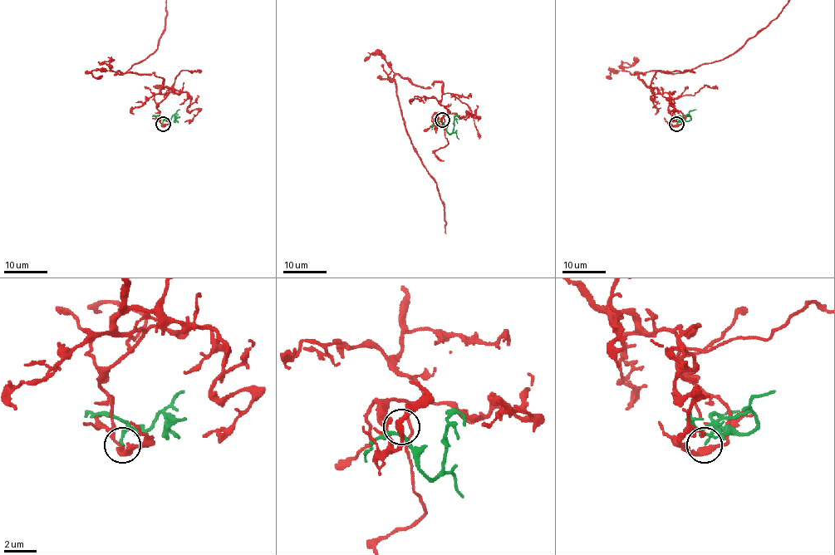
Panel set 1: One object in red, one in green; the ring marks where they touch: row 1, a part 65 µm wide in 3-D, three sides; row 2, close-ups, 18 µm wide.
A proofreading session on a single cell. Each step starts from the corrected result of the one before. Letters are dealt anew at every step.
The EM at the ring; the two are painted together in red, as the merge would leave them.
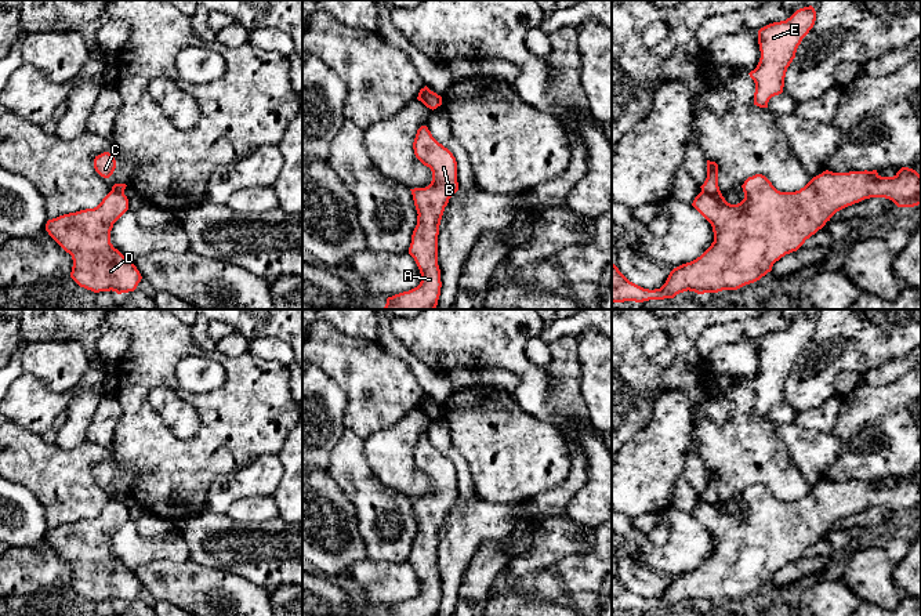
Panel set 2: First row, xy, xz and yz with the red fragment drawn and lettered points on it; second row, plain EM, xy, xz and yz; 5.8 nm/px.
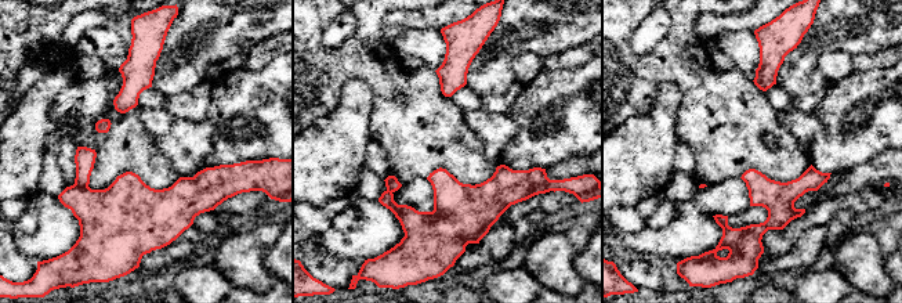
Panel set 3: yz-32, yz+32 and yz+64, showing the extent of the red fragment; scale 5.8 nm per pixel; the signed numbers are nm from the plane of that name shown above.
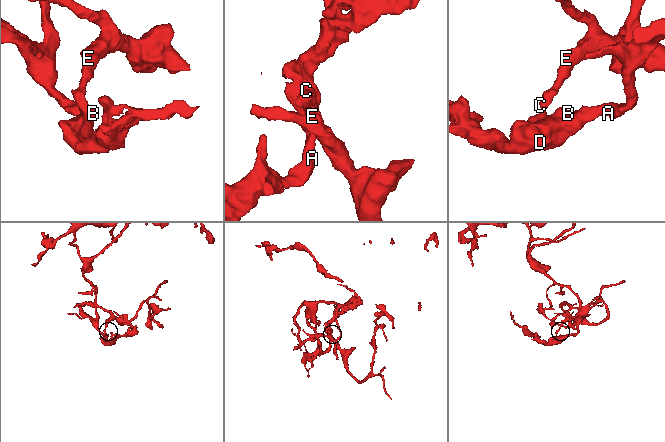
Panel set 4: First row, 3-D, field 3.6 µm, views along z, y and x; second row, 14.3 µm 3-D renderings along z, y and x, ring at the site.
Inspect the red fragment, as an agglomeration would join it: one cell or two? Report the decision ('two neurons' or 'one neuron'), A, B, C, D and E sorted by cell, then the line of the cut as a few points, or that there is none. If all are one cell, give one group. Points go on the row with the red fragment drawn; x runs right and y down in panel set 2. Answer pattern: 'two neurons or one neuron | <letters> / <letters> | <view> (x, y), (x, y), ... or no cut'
two neurons | A B D / C E | yz (702, 189), (709, 194), (720, 194)

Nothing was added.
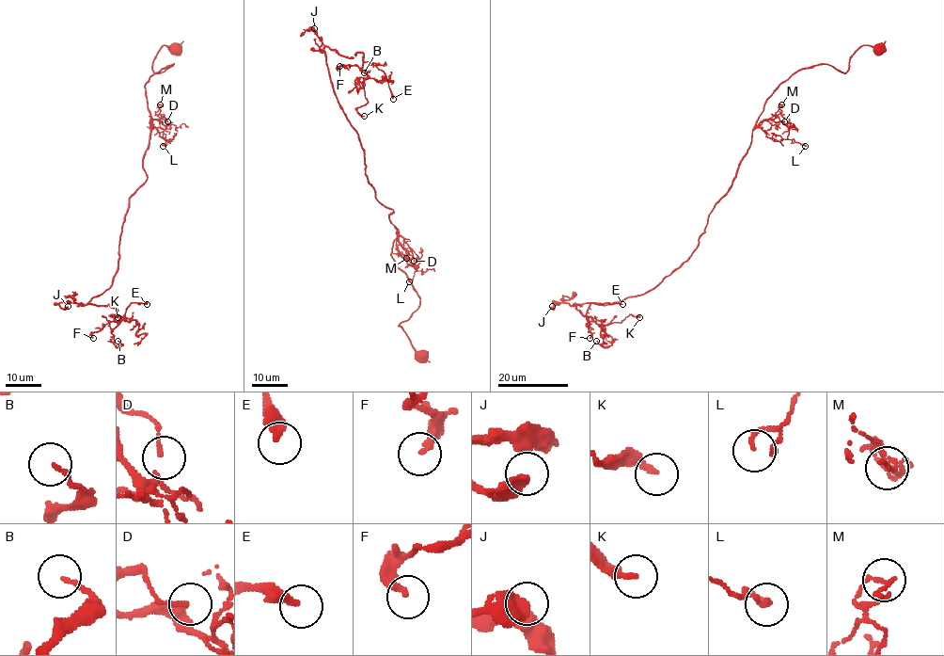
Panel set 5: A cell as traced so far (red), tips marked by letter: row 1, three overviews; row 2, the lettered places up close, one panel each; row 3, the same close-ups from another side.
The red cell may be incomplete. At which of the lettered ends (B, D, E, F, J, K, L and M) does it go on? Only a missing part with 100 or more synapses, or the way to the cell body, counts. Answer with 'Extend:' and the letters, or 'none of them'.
Extend: none of them

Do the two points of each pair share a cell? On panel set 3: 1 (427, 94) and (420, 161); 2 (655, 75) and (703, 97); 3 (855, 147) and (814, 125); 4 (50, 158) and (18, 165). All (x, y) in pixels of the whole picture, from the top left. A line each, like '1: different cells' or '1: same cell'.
1: same cell
2: same cell
3: different cells
4: different cells

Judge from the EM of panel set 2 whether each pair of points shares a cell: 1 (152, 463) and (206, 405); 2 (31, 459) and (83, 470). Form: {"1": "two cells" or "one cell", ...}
{"1": "one cell", "2": "one cell"}

